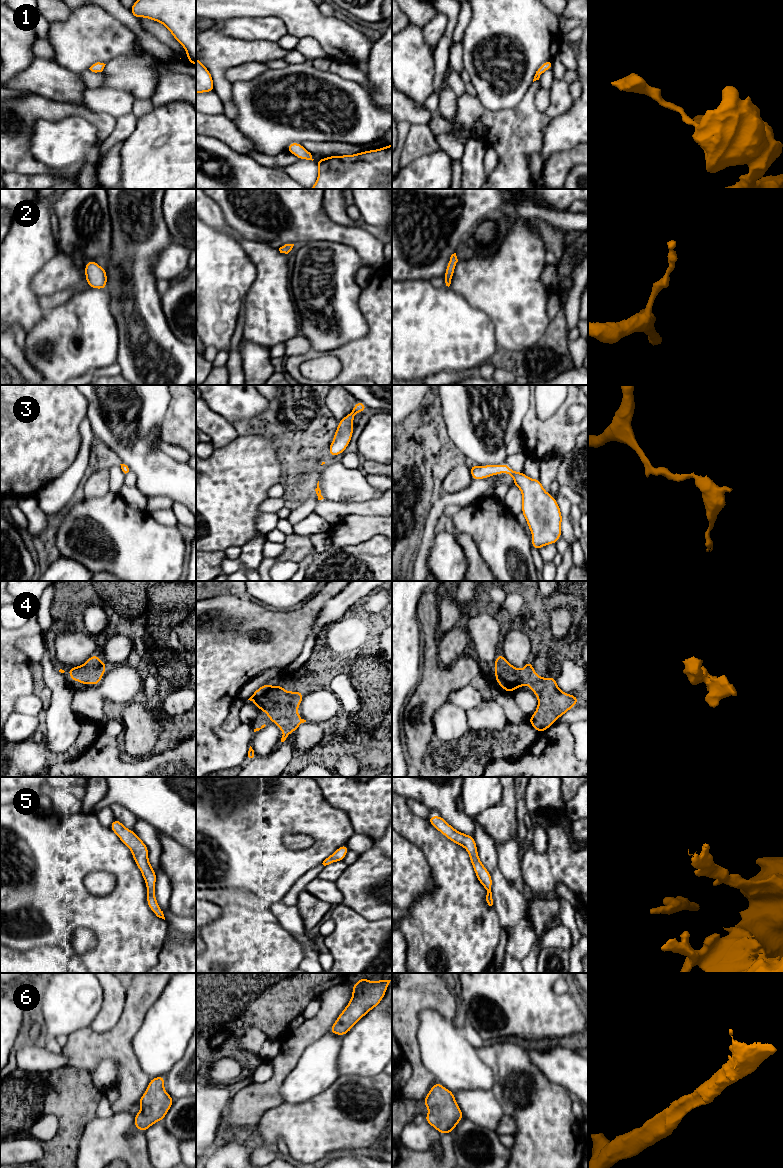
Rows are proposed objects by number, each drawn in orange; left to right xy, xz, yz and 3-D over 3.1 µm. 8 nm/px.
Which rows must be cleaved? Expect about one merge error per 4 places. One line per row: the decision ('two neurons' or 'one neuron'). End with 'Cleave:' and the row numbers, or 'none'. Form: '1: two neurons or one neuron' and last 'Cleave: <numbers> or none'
1: one neuron
2: one neuron
3: one neuron
4: one neuron
5: one neuron
6: one neuron
Cleave: none

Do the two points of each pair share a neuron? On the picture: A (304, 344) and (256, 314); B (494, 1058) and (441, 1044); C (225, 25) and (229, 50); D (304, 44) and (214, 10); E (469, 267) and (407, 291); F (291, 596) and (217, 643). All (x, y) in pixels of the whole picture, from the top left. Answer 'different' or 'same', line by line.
A: different
B: different
C: different
D: different
E: different
F: different

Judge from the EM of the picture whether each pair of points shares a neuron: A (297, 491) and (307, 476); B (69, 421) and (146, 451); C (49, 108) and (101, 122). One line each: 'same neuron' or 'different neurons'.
A: same neuron
B: different neurons
C: same neuron

